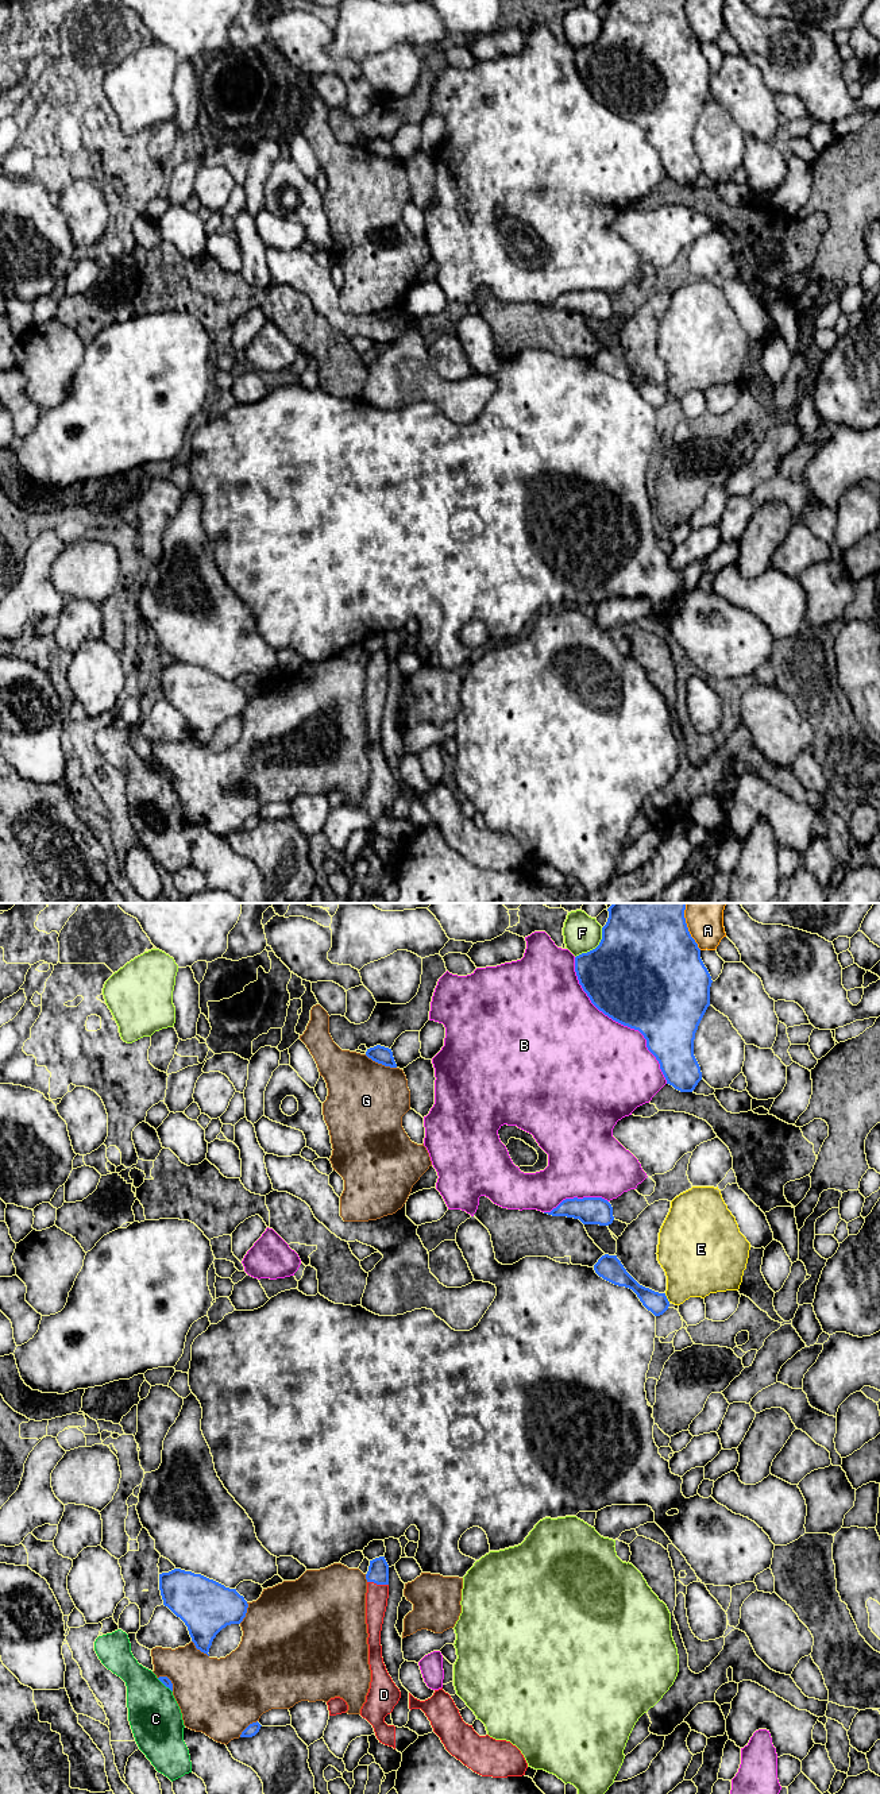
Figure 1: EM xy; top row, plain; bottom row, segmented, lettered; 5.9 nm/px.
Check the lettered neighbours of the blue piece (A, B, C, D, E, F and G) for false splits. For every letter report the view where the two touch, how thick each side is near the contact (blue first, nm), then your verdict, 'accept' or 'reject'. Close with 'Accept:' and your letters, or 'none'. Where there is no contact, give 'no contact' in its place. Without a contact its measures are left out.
A: meets blue in xy; 500 nm thick on the blue side, 220 nm on the other; reject
B: meets blue in xy; 500 nm thick on the blue side, 500 nm on the other; reject
C: meets blue in xy; 50 nm thick on the blue side, 320 nm on the other; reject
D: meets blue in xy; 130 nm thick on the blue side, 130 nm on the other; accept
E: meets blue in xy; 130 nm thick on the blue side, 360 nm on the other; reject
F: meets blue in xy; 500 nm thick on the blue side, 220 nm on the other; reject
G: meets blue in xy; 110 nm thick on the blue side, 460 nm on the other; reject
Accept: D

